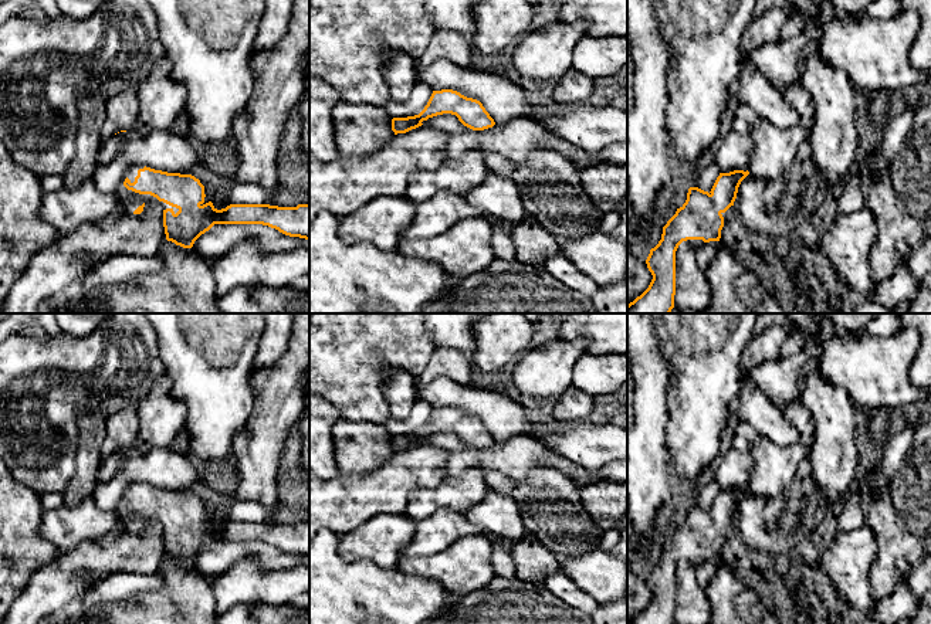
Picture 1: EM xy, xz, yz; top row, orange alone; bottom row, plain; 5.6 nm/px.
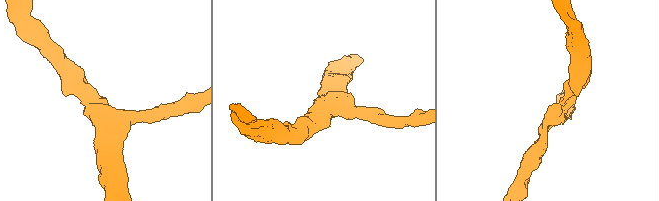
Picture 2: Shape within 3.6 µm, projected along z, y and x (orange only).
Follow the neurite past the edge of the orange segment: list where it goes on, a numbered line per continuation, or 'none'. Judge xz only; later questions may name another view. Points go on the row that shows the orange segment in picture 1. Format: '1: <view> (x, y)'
none

